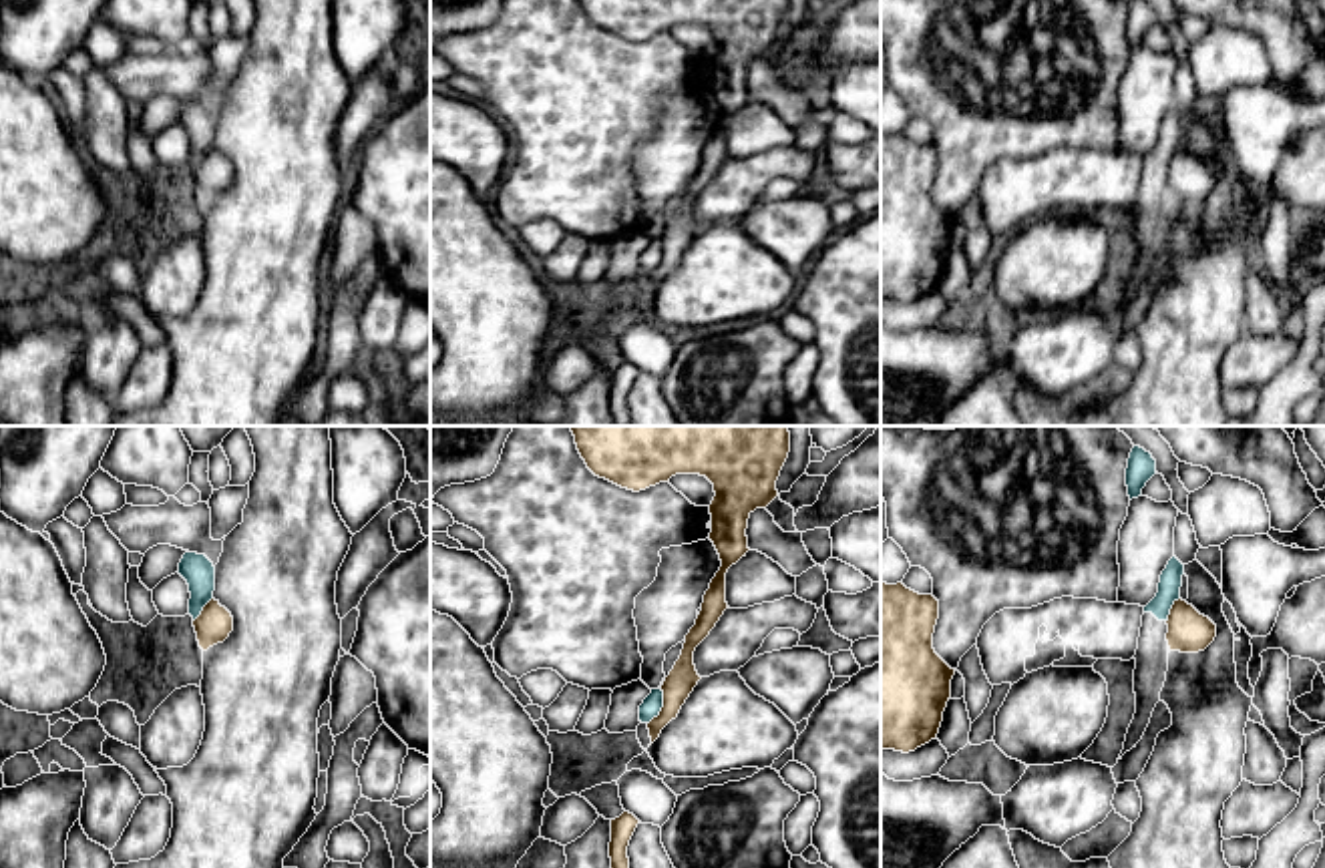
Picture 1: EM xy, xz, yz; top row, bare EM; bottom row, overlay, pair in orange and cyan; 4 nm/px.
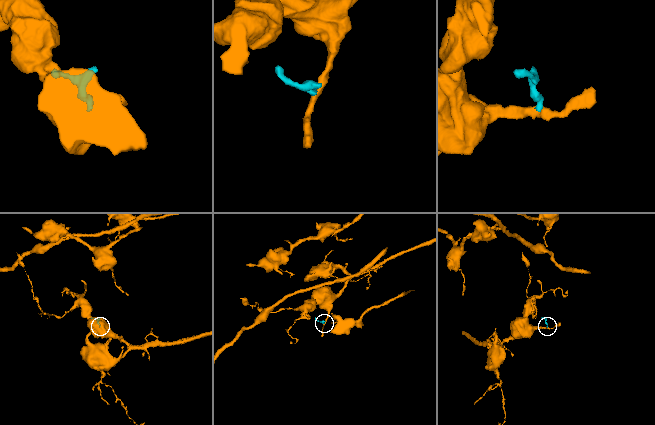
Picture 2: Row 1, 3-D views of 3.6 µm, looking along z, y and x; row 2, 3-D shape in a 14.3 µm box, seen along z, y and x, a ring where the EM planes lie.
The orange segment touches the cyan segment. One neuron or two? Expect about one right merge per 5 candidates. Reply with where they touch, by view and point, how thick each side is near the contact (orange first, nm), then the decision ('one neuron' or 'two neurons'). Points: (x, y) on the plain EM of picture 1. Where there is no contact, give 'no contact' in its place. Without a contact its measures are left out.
meets orange in xz at (662, 258); 120 nm thick on the orange side, 80 nm on the other; two neurons

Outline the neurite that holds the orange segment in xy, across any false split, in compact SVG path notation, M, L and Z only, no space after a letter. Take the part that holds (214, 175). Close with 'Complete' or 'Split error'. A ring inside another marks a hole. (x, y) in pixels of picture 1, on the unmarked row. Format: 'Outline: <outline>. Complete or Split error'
Outline: M211 149L201 165L193 171L199 197L207 201L209 197L223 193L233 181L231 163L219 155L219 151Z. Complete

